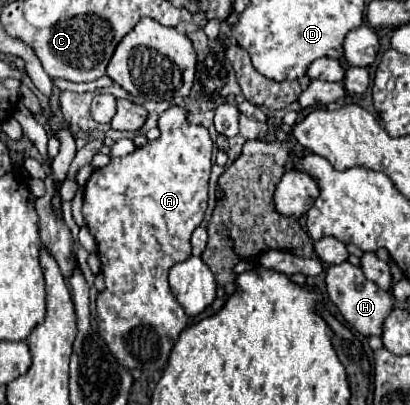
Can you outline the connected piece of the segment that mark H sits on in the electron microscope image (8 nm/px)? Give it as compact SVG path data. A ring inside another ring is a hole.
M349 262L343 264L335 264L327 270L327 294L333 300L333 304L339 308L339 312L343 314L343 318L363 336L379 336L385 318L389 316L389 312L393 310L393 298L389 292L381 290L375 282L369 282L359 266L353 266Z

